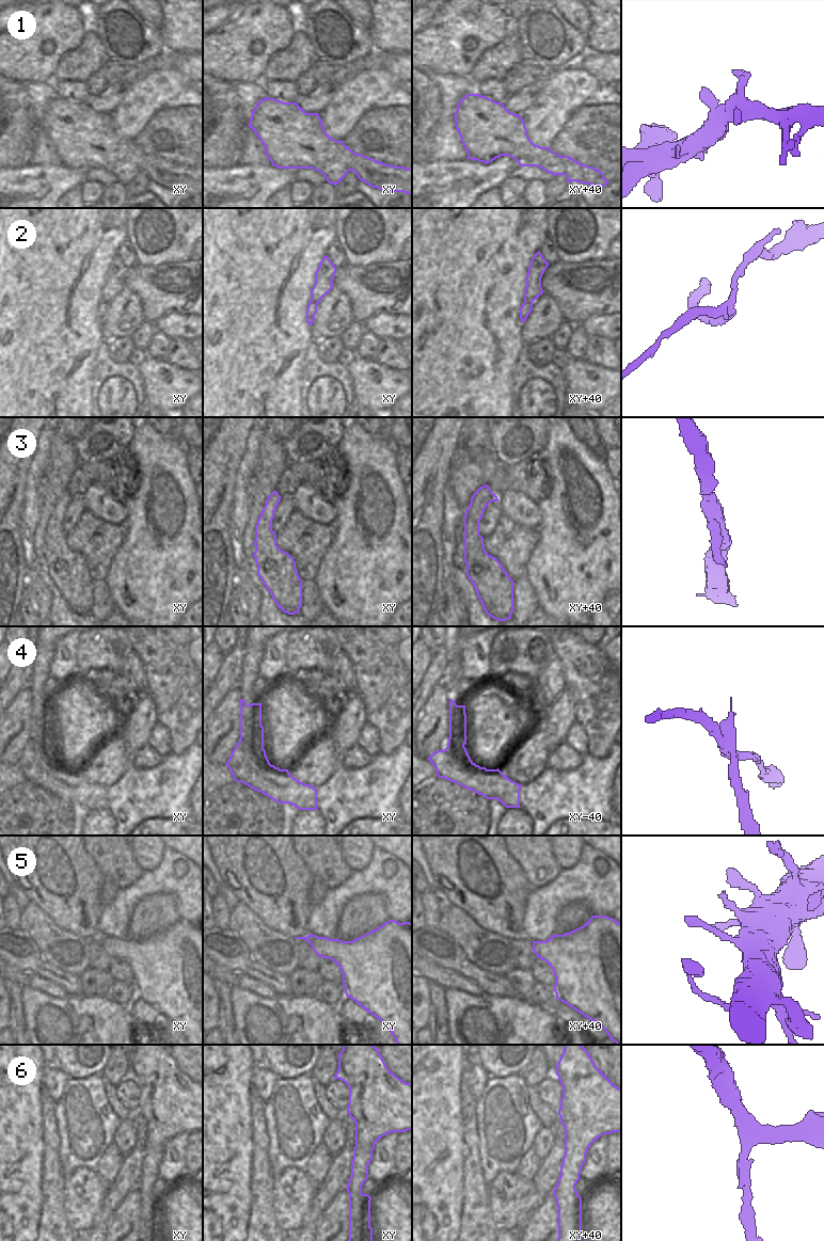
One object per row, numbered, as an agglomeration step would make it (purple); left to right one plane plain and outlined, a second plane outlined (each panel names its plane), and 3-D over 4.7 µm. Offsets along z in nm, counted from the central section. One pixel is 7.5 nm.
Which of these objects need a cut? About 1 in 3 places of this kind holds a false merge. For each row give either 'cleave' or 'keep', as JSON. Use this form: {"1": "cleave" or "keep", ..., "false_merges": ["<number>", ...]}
{"1": "keep", "2": "cleave", "3": "keep", "4": "cleave", "5": "keep", "6": "keep", "false_merges": ["2", "4"]}

